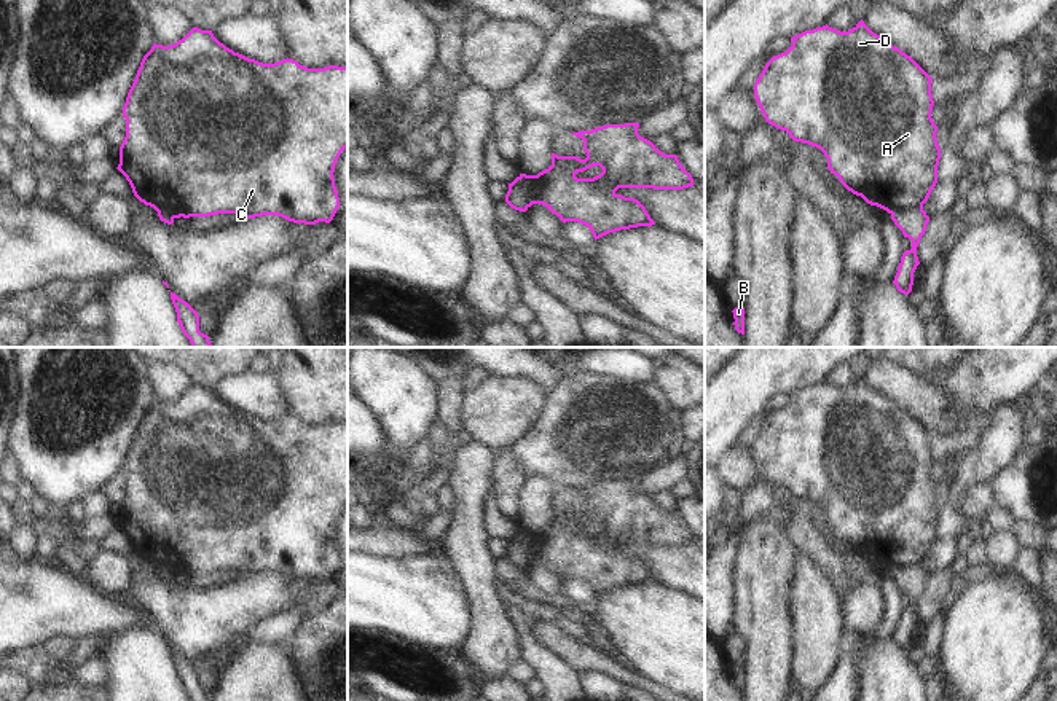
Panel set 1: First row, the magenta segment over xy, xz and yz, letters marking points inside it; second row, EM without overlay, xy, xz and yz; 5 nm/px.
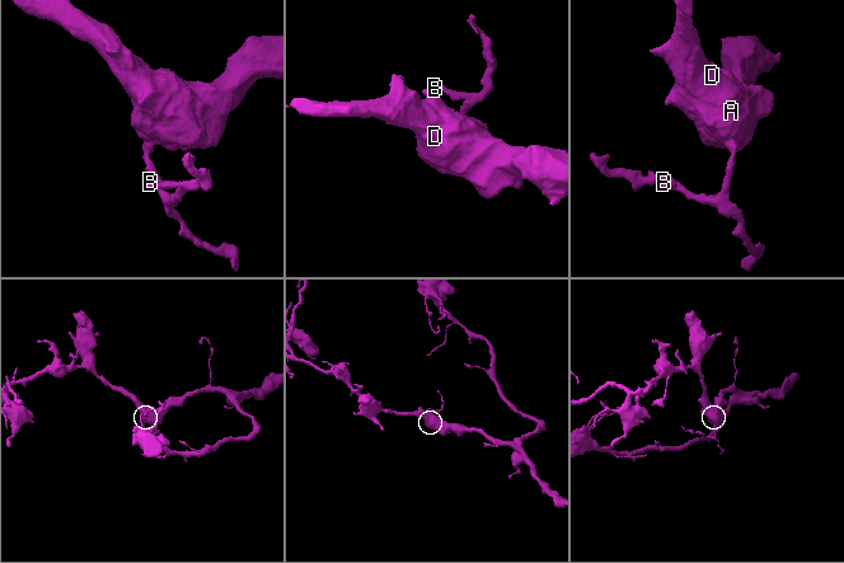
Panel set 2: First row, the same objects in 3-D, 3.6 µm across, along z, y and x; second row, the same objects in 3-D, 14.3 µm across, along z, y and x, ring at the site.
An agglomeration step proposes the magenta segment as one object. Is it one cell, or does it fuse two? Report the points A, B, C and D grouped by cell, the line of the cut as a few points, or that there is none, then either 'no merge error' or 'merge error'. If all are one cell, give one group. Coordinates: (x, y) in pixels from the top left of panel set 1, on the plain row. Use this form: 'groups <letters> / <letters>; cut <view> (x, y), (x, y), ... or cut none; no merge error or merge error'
groups A C D / B; cut xz (517, 534), (526, 540), (526, 560), (530, 563); merge error

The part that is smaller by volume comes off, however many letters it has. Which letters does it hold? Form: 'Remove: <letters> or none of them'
Remove: B

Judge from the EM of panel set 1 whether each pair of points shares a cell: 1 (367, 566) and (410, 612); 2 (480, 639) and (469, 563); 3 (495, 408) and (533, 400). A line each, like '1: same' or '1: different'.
1: same
2: same
3: same

